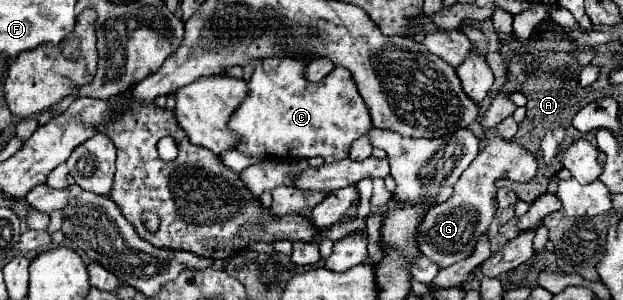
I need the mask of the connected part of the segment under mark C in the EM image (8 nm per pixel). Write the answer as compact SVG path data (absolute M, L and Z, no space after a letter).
M268 57L258 63L248 81L248 95L230 119L230 129L242 135L242 143L238 145L240 153L296 159L322 157L326 163L349 157L352 143L372 127L368 107L360 97L352 75L344 67L334 67L326 79L310 83L304 79L304 71L306 67L298 57Z

